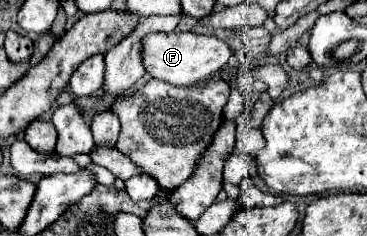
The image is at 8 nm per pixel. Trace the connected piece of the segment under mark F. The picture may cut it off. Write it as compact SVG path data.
M150 33L144 37L144 67L146 71L160 81L184 87L192 85L204 77L210 77L214 71L226 67L234 51L232 47L216 35L198 35L198 33Z

